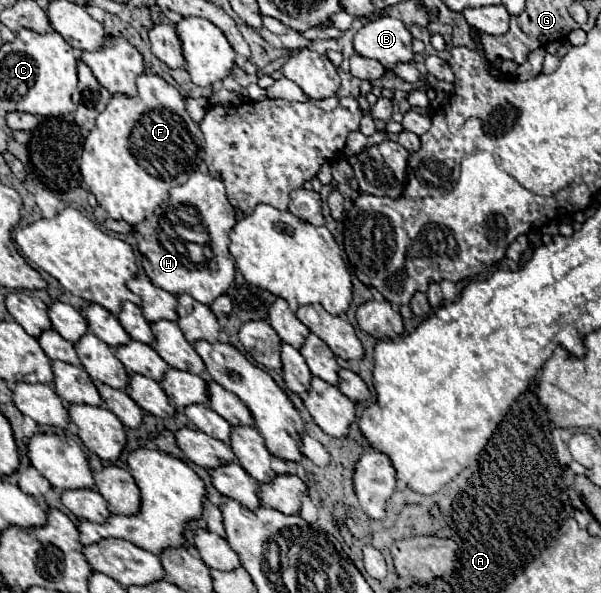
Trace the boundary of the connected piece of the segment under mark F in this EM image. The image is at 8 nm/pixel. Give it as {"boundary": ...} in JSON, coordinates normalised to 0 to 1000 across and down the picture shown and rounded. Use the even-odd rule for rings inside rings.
{"boundary":[[[236,123],[226,133],[230,160],[186,160],[176,184],[163,194],[160,214],[146,224],[140,238],[140,255],[133,268],[133,292],[150,325],[163,336],[166,349],[176,352],[180,366],[206,369],[216,379],[240,373],[256,352],[280,336],[280,322],[290,312],[303,312],[313,295],[329,282],[333,258],[333,224],[326,211],[319,214],[309,201],[306,164],[270,130]]]}

